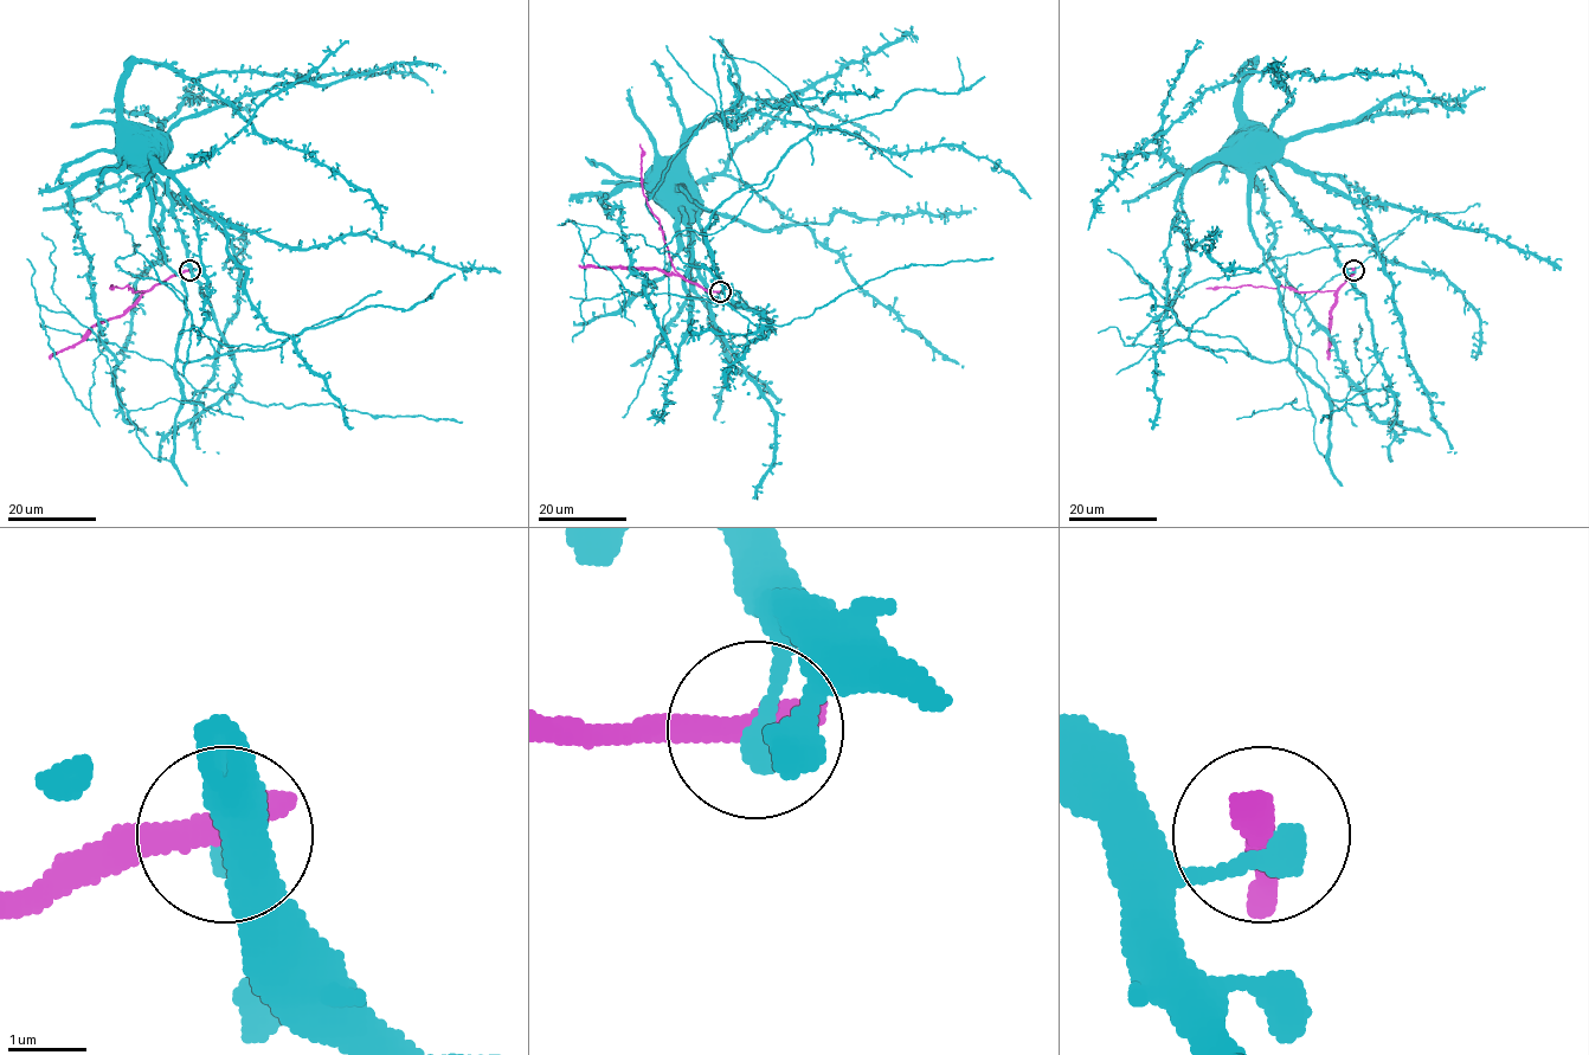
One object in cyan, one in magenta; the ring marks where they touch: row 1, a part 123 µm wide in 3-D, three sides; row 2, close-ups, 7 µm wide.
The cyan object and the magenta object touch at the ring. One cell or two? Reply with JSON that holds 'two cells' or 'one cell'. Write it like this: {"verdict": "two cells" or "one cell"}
{"verdict": "two cells"}

